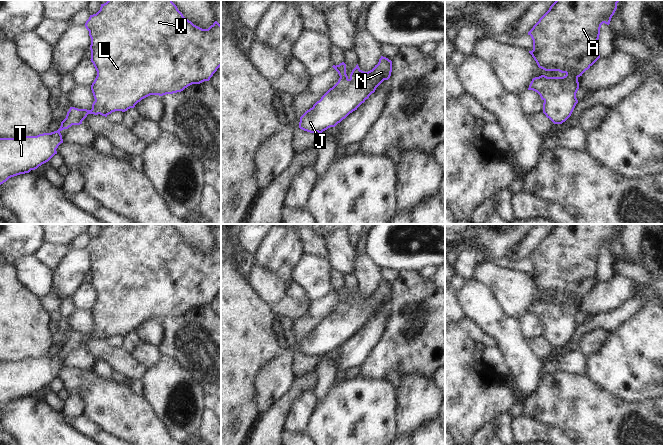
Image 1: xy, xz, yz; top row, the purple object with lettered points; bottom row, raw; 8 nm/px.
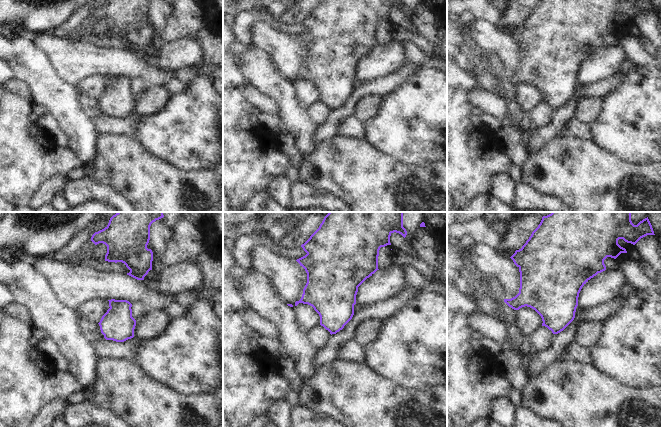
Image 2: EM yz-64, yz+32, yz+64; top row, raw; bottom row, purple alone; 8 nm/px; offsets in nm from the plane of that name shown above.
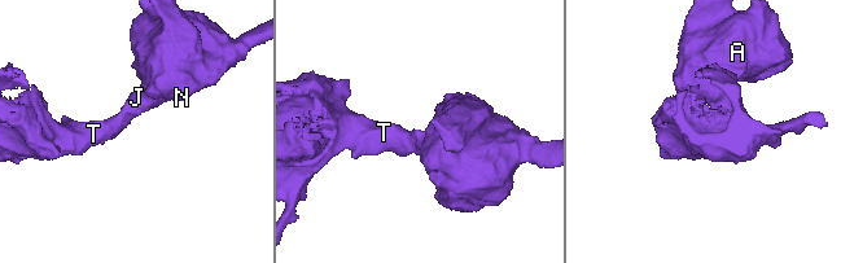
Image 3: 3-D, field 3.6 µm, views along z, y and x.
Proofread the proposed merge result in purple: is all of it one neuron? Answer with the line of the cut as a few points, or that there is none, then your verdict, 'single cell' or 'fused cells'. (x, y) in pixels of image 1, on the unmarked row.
no cut; single cell

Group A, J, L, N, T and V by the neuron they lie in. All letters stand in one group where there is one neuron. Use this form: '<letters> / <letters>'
A J L N T V

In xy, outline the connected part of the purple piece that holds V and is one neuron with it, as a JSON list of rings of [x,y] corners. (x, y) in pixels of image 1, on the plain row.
[[[108,224],[85,247],[91,262],[91,286],[97,300],[91,309],[95,325],[92,333],[70,331],[57,355],[37,360],[0,362],[0,409],[9,402],[29,397],[48,386],[63,367],[61,355],[72,349],[80,349],[88,338],[107,341],[115,335],[125,336],[150,319],[163,320],[183,315],[192,308],[209,305],[221,290],[221,249],[215,245],[208,253],[202,253],[186,243],[172,224]]]

